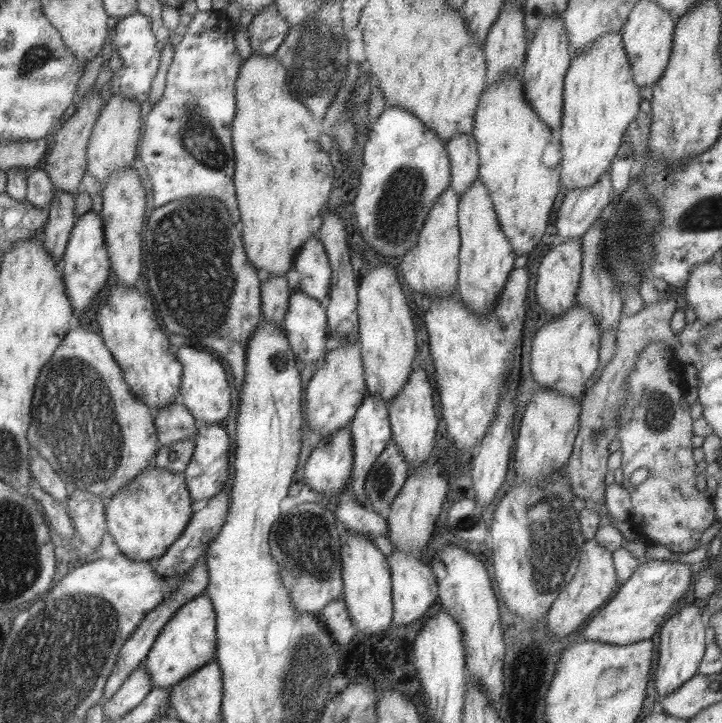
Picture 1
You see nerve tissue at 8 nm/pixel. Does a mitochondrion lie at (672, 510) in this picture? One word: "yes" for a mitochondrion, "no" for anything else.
no

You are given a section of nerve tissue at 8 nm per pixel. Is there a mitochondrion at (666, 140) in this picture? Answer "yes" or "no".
no

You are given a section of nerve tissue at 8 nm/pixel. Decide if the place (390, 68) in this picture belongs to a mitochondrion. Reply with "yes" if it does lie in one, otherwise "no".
no

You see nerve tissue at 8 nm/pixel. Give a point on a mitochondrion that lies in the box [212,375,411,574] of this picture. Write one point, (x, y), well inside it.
(381, 480)

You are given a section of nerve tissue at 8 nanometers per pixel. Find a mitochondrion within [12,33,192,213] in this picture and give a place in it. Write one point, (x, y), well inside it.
(38, 54)

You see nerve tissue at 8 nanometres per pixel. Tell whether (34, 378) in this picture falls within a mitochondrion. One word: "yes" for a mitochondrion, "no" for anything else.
yes

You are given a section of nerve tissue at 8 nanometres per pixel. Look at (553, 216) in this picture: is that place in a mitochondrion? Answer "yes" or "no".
no

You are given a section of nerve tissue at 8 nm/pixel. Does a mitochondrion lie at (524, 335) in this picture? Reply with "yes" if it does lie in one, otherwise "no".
no

